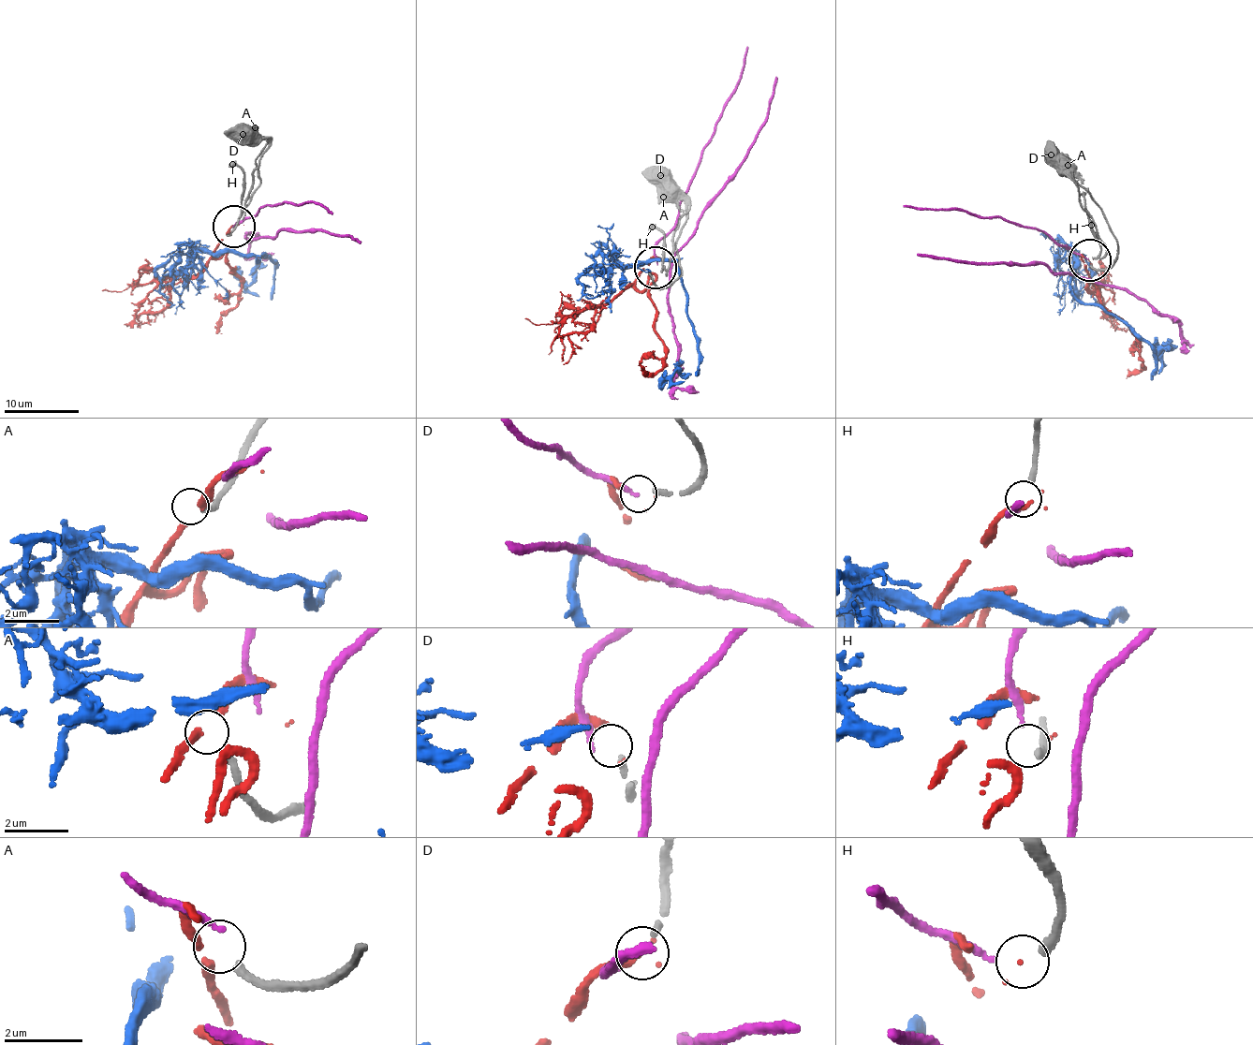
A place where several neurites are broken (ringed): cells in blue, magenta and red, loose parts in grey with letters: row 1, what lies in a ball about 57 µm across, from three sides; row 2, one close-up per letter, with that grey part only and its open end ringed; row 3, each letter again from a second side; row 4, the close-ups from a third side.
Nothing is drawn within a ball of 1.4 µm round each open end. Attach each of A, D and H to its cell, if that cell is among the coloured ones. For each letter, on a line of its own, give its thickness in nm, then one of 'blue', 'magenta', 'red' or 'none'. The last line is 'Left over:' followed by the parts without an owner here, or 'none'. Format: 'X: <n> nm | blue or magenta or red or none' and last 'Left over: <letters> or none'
A: 200 nm | none
D: 160 nm | red
H: 240 nm | magenta
Left over: A

